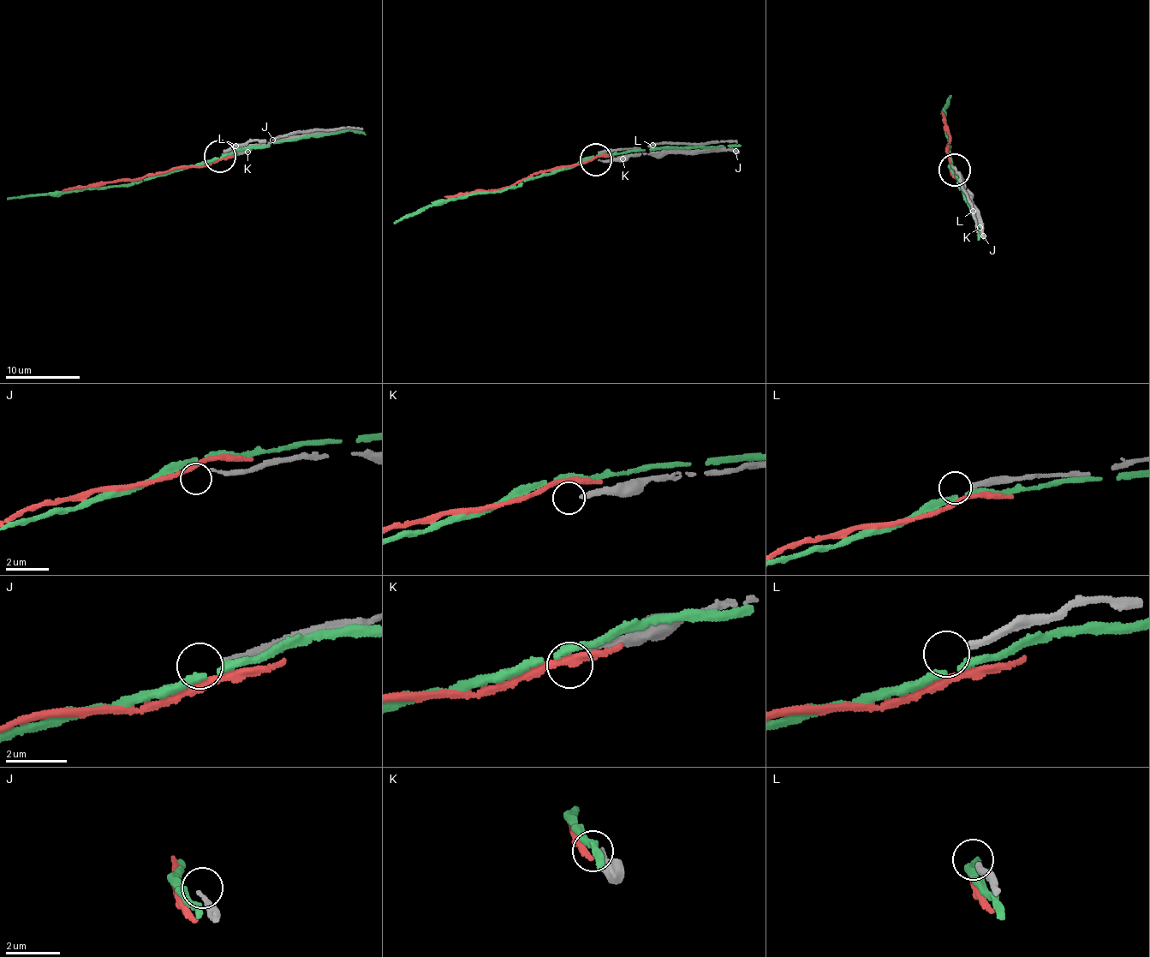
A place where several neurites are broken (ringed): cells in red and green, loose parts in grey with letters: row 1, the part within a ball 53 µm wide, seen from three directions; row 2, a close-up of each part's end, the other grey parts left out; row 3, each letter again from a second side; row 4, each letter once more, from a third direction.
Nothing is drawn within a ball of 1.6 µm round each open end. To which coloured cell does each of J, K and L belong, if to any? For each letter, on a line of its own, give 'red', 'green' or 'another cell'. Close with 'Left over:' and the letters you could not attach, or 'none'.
J: another cell
K: another cell
L: another cell
Left over: J, K, L

